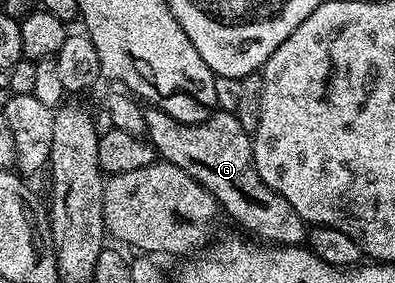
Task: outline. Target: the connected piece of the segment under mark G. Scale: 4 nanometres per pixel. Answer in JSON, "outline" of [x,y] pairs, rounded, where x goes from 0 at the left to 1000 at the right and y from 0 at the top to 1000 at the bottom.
{"outline":[[[365,385],[372,442],[367,484],[410,569],[448,580],[458,608],[478,608],[499,650],[516,657],[547,714],[595,784],[608,784],[628,830],[668,862],[699,869],[770,866],[782,809],[765,763],[681,650],[661,636],[646,590],[646,523],[638,477],[610,452],[592,396],[537,399],[514,431],[453,431],[413,389]]]}

